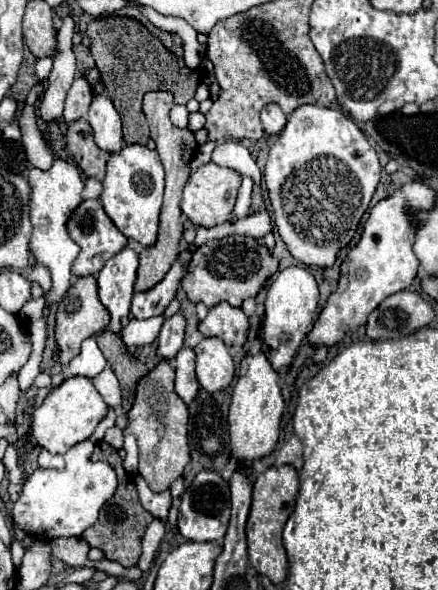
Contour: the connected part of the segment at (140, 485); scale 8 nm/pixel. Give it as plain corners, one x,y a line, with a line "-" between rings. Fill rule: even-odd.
136,475
136,489
138,489
138,495
140,495
142,507
144,507
146,511
150,511
154,517
160,517
162,521
166,521
168,509
170,509
170,505
172,505
170,491
154,493
140,475

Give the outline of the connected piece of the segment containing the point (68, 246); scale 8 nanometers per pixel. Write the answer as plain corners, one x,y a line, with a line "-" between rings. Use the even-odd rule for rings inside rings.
54,159
54,165
50,167
50,171
40,171
40,169
30,169
28,173
28,183
32,187
32,195
30,195
30,221
34,225
34,233
30,239
30,249
36,257
38,263
46,265
52,273
52,289
46,295
48,305
62,299
64,293
70,287
70,265
78,255
78,245
68,237
66,233
66,221
70,217
70,213
82,203
82,177
80,171
70,165
68,161
62,159

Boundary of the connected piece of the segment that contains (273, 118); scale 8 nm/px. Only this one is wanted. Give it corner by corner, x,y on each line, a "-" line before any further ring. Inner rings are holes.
274,103
266,105
266,107
260,111
260,119
262,119
264,131
266,131
268,135
276,135
276,133
280,133
280,131
284,129
286,121
288,121
286,115
282,113
282,109
280,109
278,105
274,105

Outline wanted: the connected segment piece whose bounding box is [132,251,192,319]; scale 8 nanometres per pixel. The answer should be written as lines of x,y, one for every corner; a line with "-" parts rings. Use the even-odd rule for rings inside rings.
182,251
178,255
176,263
172,265
172,269
166,273
166,277
156,287
152,287
150,291
134,295
134,299
132,299
132,315
136,319
156,317
170,305
170,301
174,299
174,295
178,291
178,285
180,285
182,277
186,273
190,257
192,255
188,251

